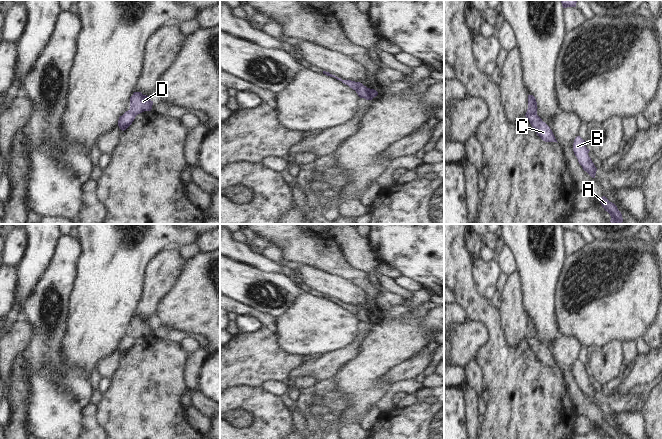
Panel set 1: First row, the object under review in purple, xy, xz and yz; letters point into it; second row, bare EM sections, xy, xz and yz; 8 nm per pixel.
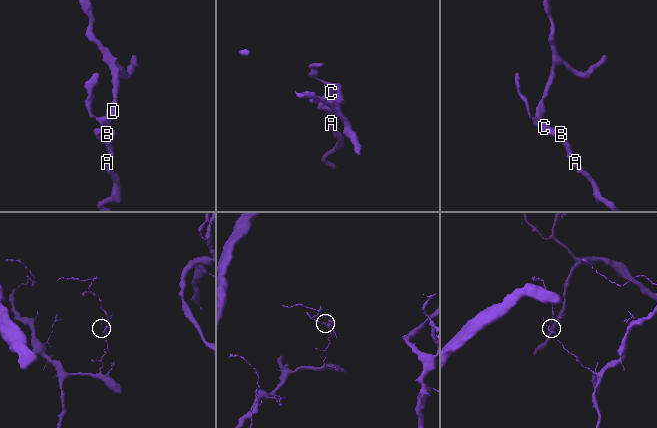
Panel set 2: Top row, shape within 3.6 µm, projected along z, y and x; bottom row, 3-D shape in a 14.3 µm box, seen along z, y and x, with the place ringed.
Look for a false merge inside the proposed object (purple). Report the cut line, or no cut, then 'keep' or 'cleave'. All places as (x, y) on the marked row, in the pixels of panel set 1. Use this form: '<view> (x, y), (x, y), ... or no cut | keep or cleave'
yz (526, 112), (536, 114) | cleave

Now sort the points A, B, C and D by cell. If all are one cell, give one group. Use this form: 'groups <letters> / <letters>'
groups A B C / D

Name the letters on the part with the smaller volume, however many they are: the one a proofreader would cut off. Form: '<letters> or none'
D

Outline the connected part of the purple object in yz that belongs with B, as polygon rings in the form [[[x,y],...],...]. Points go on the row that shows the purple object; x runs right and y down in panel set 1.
[[[577,136],[574,140],[573,151],[583,170],[586,171],[592,178],[595,178],[597,168],[588,155],[590,149],[586,147],[585,140],[583,140],[580,136]]]

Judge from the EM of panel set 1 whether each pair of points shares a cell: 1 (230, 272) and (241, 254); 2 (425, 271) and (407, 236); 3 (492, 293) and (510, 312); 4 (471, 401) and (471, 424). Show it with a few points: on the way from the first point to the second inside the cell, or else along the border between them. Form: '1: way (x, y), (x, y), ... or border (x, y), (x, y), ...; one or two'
1: border (230, 257), (253, 265), (259, 270); two
2: way (425, 262), (425, 254), (416, 245); one
3: border (499, 295), (496, 301); two
4: way (471, 407), (471, 418); one

